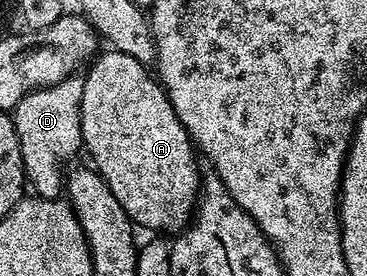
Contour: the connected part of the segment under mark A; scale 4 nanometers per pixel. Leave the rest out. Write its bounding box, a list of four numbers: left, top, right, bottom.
[83,49,202,233]

